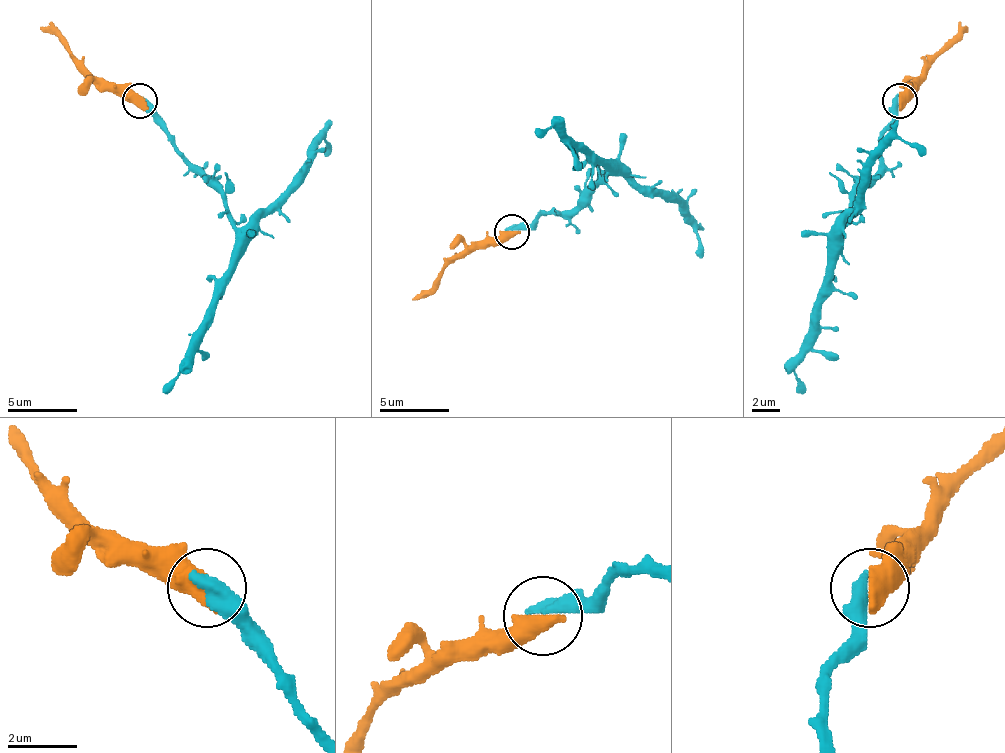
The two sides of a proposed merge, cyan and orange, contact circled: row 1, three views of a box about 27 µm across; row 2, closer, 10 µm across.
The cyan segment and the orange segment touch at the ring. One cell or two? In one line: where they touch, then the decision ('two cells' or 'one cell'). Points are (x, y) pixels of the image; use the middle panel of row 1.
(511, 231) | one cell

